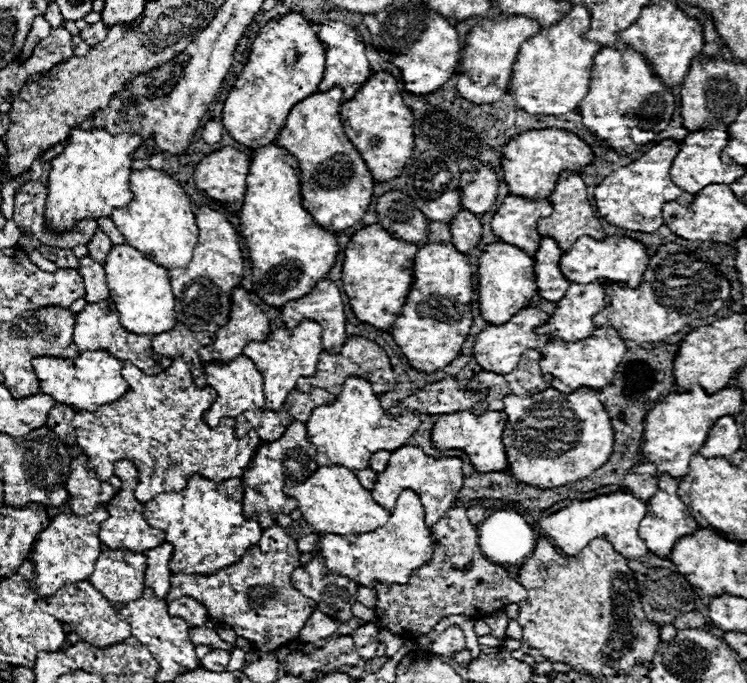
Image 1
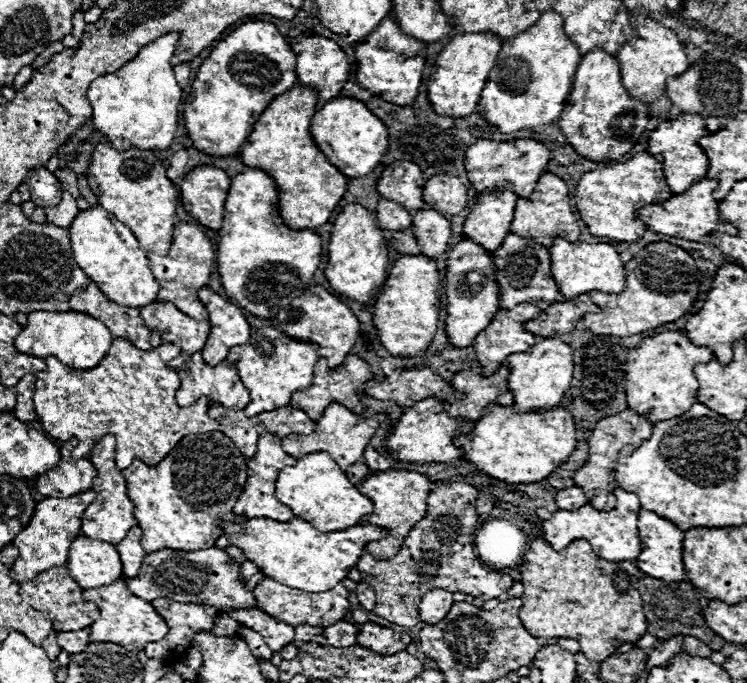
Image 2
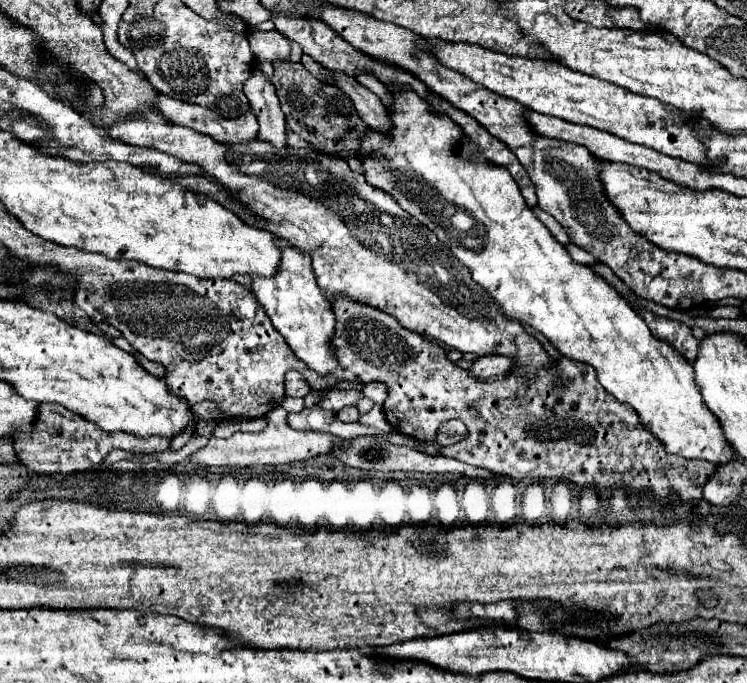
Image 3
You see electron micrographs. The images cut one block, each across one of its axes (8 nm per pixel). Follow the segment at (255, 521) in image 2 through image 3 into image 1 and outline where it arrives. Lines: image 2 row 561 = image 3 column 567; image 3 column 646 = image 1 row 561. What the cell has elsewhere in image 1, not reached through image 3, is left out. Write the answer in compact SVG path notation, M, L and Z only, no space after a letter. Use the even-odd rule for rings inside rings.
M404 490L398 496L388 524L358 536L324 534L320 538L320 554L324 556L332 572L340 572L340 576L348 576L360 586L374 588L378 582L408 584L412 570L420 570L432 560L430 556L436 544L438 542L432 538L432 532L424 522L424 506L420 502L420 496L412 490Z

